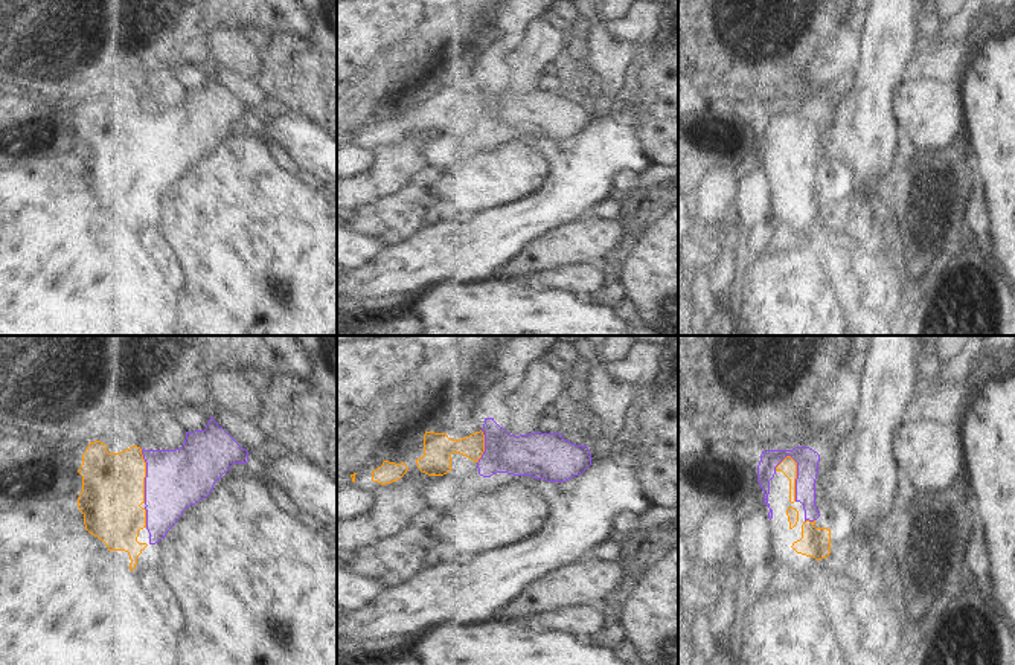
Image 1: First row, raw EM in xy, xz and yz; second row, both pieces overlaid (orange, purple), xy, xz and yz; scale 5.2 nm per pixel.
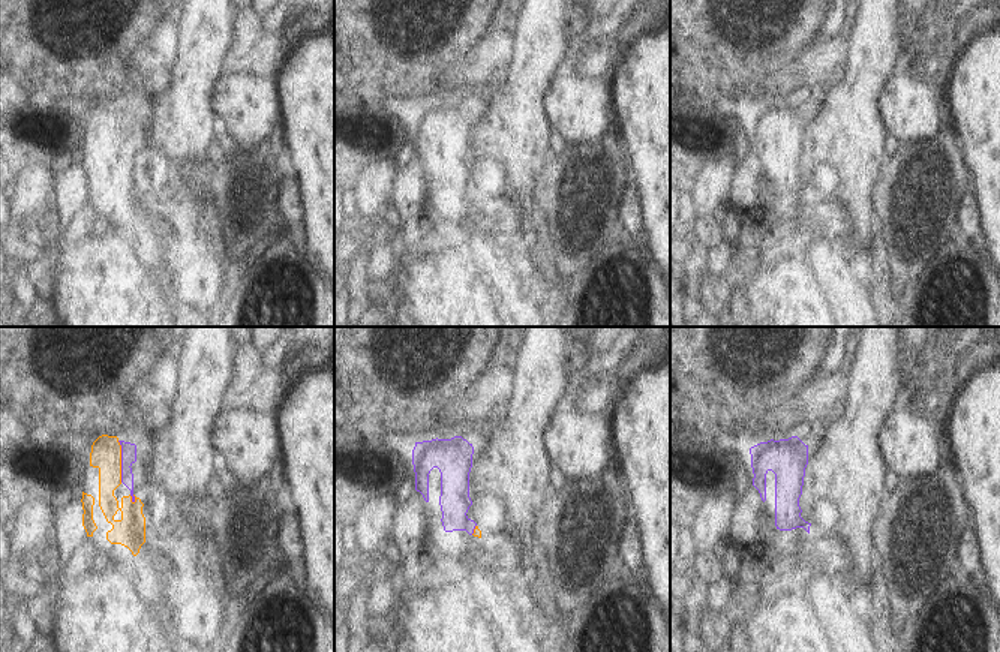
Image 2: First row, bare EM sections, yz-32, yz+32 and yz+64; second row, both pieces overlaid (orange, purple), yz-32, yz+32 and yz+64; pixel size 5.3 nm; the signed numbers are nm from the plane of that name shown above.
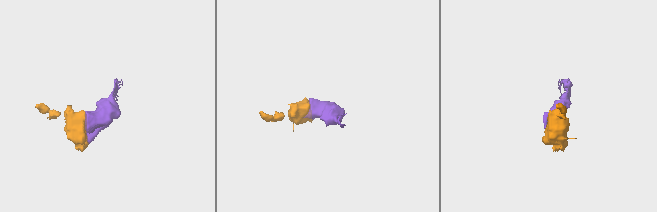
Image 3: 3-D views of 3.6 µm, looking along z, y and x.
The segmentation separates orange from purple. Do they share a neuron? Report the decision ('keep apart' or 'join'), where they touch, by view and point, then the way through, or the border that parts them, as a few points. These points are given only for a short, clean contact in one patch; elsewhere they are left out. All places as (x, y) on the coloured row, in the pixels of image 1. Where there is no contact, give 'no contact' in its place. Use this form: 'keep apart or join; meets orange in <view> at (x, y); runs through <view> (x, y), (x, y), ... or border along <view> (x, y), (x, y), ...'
join; meets orange in yz at (796, 478)

